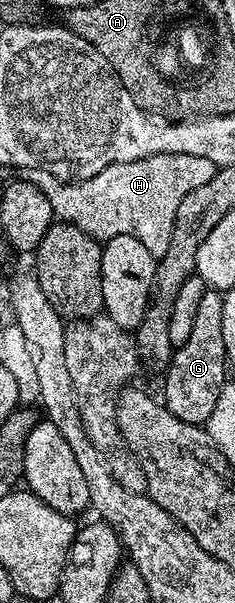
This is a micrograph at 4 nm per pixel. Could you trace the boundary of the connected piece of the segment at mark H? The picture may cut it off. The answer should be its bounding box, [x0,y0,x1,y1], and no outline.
[22,153,216,259]

